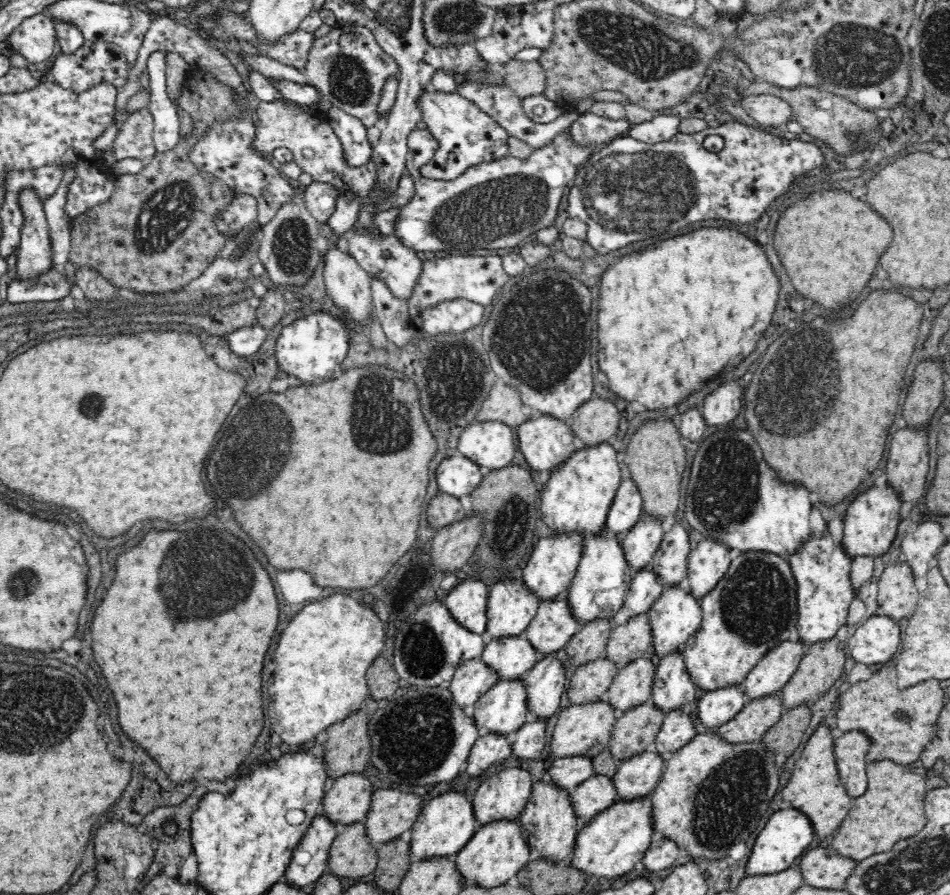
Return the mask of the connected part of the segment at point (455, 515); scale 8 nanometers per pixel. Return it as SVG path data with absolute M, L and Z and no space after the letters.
M440 492L428 502L426 516L430 527L440 530L450 524L462 521L467 515L460 499Z

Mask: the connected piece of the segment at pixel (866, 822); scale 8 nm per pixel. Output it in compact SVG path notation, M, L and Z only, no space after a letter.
M880 760L868 766L870 786L864 796L856 798L850 814L836 830L830 849L836 850L835 853L840 856L862 860L868 858L870 854L890 850L894 842L910 838L926 826L926 814L924 814L926 780L908 770L911 769L891 760Z

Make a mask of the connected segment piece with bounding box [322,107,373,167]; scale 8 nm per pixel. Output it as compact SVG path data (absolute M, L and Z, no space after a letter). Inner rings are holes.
M331 107L322 116L340 139L348 165L359 167L370 160L373 148L366 137L367 128L360 119L337 107Z

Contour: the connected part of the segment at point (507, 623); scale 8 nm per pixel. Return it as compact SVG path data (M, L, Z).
M506 579L492 586L487 603L486 641L518 636L527 630L540 599L520 579Z

